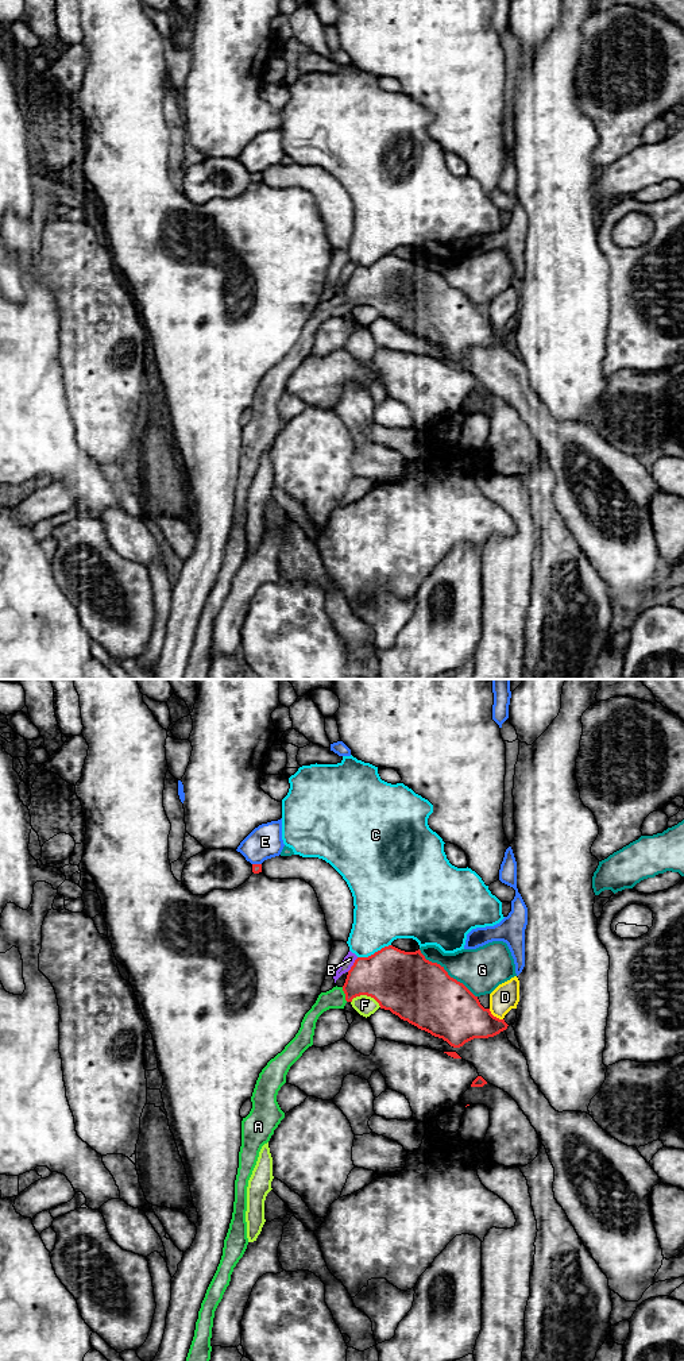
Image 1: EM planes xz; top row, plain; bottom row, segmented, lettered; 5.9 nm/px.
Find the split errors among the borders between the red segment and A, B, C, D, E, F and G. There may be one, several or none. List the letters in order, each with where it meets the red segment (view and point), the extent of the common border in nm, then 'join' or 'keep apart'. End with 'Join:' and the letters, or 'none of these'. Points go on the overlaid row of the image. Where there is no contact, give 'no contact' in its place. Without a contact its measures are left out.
A: meets red in xz at (344, 993); contact 90 nm long; join
B: meets red in xz at (354, 964); contact 110 nm long; keep apart
C: meets red in xz at (375, 952); contact 220 nm long; keep apart
D: meets red in xz at (495, 1017); contact 110 nm long; keep apart
E: meets red in xz at (257, 864); contact 60 nm long; keep apart
F: meets red in xz at (366, 994); contact 190 nm long; keep apart
G: meets red in xz at (447, 972); contact 460 nm long; keep apart
Join: A

